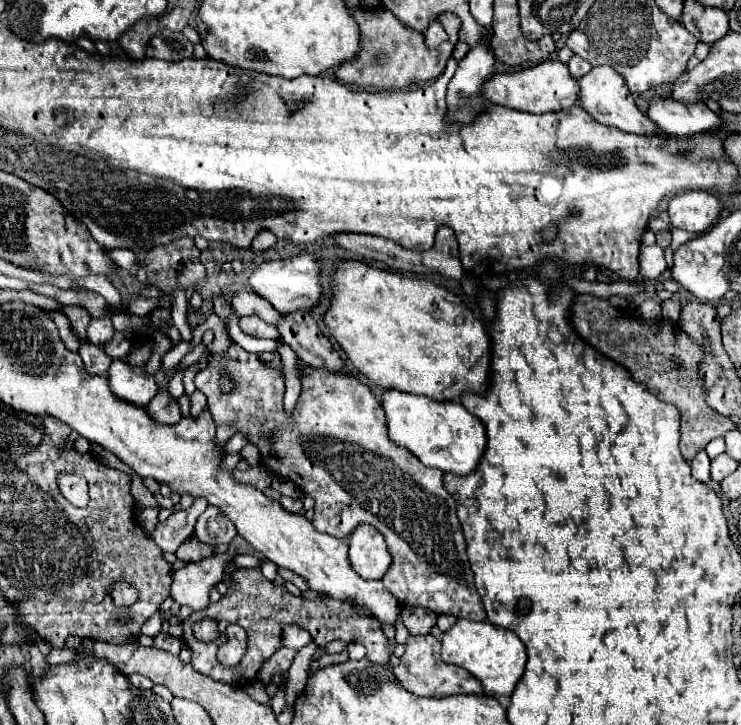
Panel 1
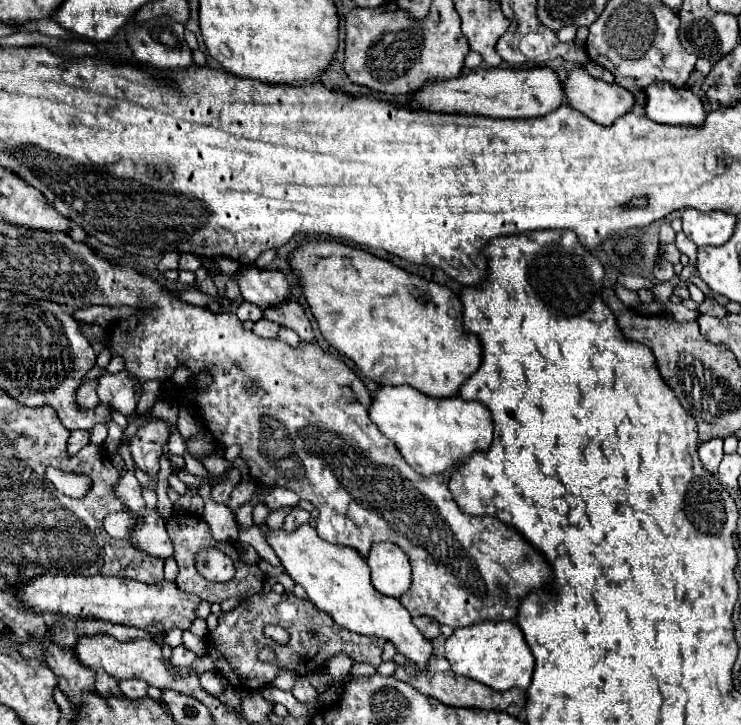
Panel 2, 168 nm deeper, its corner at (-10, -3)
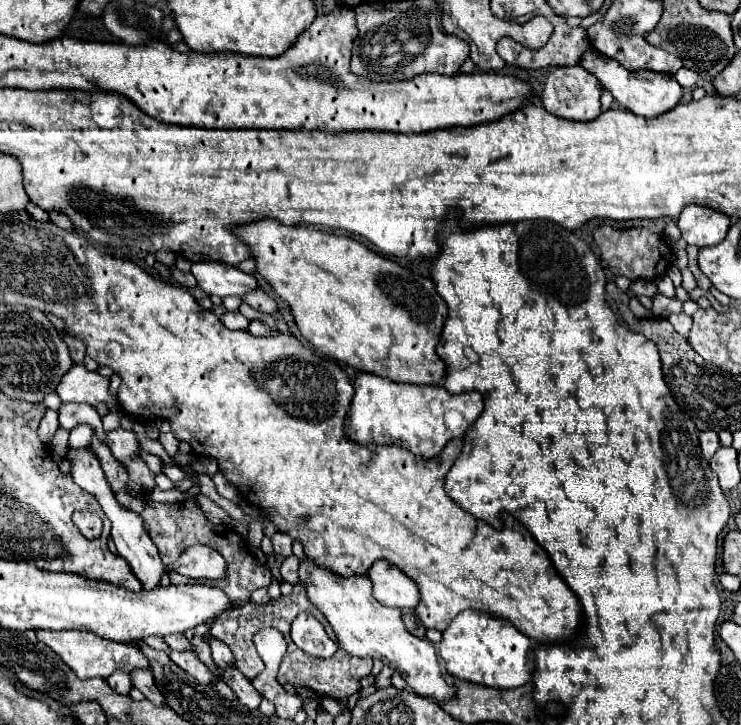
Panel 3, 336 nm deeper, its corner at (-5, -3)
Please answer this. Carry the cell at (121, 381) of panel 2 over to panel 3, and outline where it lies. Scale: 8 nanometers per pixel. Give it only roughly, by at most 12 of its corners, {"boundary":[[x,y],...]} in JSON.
{"boundary":[[73,364],[55,388],[63,404],[107,402],[121,410],[109,394],[109,380]]}

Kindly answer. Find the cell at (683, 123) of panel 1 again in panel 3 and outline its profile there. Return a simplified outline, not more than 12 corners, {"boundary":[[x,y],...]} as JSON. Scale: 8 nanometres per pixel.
{"boundary":[[587,48],[579,64],[623,108],[653,118],[683,90],[671,74],[631,72]]}

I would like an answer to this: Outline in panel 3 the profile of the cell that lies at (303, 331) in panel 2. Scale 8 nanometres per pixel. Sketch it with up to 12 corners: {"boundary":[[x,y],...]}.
{"boundary":[[261,288],[247,292],[241,298],[251,308],[273,314],[277,304]]}

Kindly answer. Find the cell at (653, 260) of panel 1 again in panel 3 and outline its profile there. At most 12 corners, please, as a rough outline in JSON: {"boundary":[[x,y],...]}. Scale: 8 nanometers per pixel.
{"boundary":[[667,274],[657,278],[659,292],[667,298],[675,296],[675,286]]}

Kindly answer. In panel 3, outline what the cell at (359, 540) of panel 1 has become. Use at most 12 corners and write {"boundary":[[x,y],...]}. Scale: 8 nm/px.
{"boundary":[[379,560],[367,576],[383,606],[415,610],[417,584]]}

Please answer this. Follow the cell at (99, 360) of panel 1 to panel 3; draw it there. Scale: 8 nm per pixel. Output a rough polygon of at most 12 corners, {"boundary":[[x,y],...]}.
{"boundary":[[61,404],[59,426],[89,424],[103,440],[103,424],[89,404]]}

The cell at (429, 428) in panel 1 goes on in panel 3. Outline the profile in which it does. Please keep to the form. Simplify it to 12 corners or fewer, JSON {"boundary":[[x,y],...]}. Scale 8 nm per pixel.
{"boundary":[[357,372],[345,438],[433,458],[483,412],[477,390]]}

